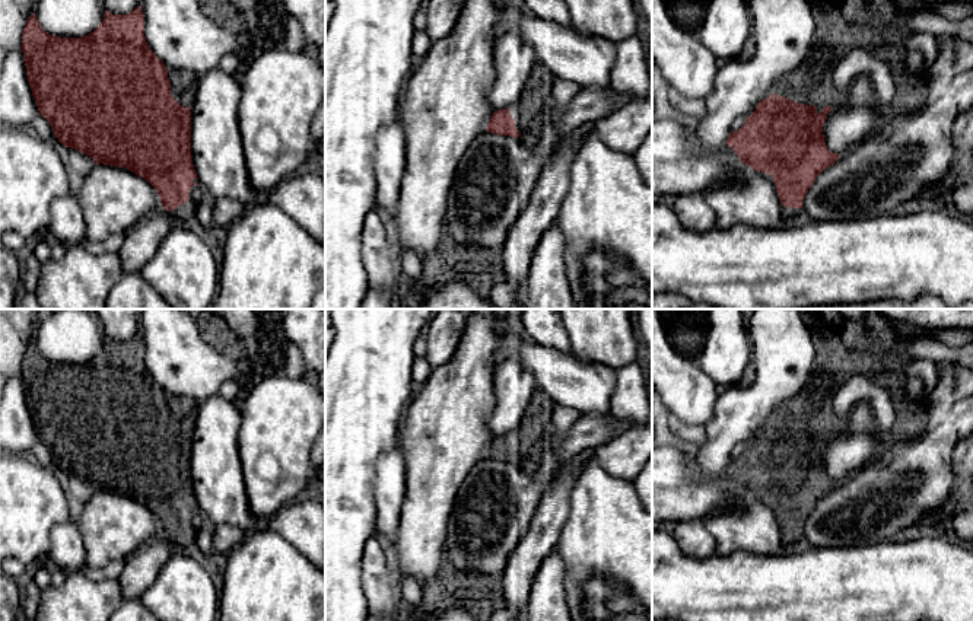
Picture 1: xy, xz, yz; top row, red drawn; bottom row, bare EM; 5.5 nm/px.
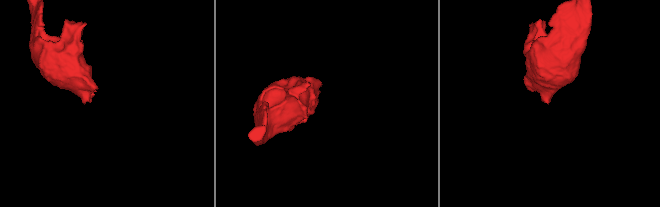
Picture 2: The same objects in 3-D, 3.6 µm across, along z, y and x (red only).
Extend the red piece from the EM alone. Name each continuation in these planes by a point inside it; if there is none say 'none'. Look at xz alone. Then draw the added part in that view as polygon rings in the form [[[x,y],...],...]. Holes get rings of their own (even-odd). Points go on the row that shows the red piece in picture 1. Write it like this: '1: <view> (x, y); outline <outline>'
1: xz (537, 91); outline [[[540,61],[531,70],[519,101],[509,106],[515,127],[521,134],[537,124],[550,101],[554,79],[554,74]]]

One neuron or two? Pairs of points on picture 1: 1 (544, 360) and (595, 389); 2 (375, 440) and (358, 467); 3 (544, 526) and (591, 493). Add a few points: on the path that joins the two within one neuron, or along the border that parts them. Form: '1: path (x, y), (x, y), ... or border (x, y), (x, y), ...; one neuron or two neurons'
1: path (557, 373), (582, 379); one neuron
2: path (369, 446), (358, 461); one neuron
3: border (578, 475), (571, 491), (571, 510), (556, 541); two neurons

